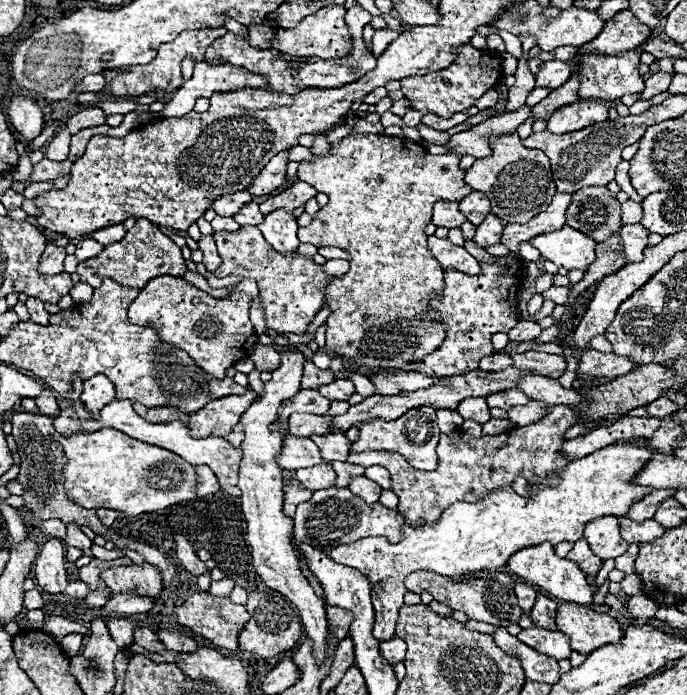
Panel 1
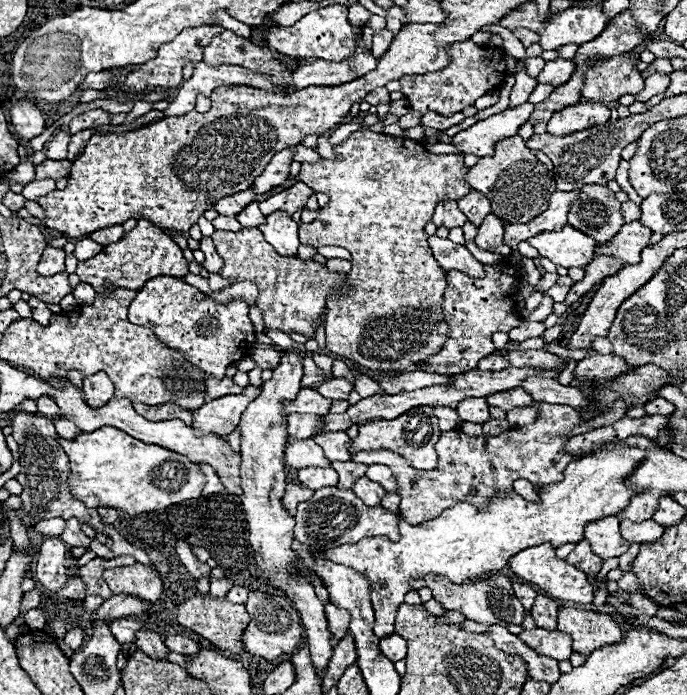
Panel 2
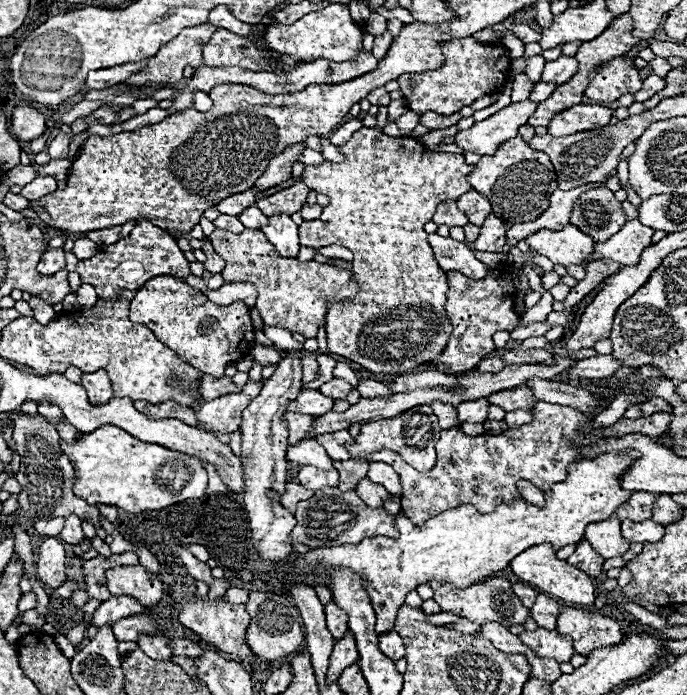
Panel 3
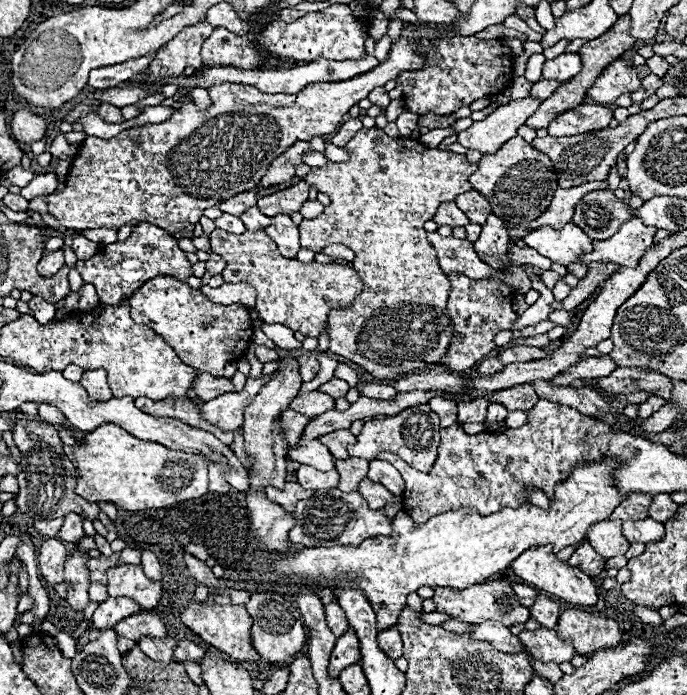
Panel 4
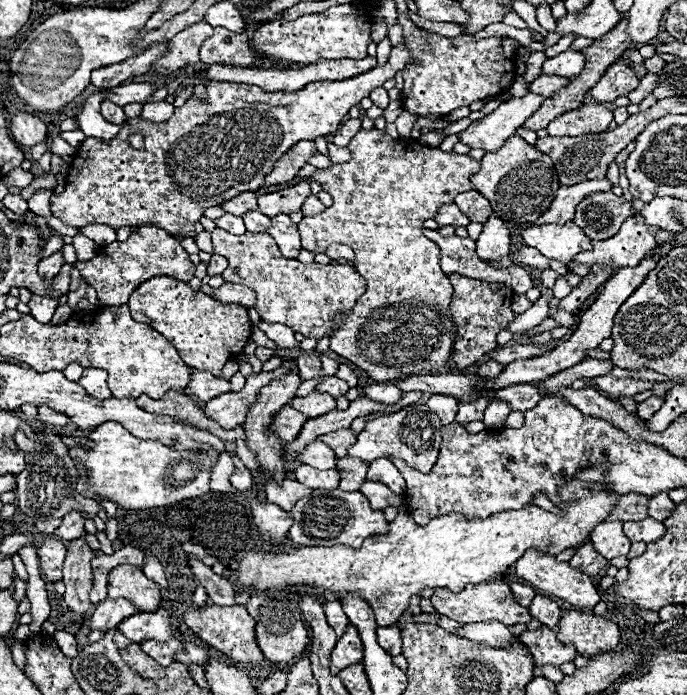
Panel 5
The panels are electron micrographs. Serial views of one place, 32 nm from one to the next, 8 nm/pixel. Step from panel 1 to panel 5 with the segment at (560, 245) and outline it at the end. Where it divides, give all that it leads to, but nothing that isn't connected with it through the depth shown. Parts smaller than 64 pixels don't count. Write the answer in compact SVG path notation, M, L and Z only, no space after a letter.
M566 222L566 224L562 224L562 226L558 226L558 224L540 224L540 226L526 224L526 226L520 230L520 236L522 236L522 240L524 240L526 246L536 248L536 250L540 250L540 254L544 254L546 258L550 258L550 260L560 260L562 264L570 264L576 254L586 252L586 250L592 248L590 238L588 238L574 222Z

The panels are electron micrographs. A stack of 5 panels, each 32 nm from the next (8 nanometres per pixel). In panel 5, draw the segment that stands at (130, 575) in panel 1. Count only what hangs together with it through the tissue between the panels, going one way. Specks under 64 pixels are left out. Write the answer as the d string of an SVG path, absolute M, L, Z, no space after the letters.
M118 566L108 572L108 596L132 600L132 604L136 604L140 612L156 612L160 606L160 586L154 580L148 580L142 568L136 566Z

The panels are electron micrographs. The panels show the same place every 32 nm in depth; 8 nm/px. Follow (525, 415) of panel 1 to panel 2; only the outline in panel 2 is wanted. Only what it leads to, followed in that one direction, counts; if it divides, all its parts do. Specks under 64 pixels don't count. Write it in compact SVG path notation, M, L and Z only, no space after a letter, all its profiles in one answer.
M534 402L534 404L528 406L528 408L514 408L514 410L506 412L506 420L508 420L508 424L510 424L512 428L530 424L530 422L536 418L536 406L538 406L538 404Z

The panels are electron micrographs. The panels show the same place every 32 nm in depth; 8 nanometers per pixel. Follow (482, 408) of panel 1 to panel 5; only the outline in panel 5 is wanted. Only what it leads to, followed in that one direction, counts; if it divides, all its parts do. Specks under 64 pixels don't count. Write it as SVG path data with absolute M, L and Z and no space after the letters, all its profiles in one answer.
M480 398L480 400L472 402L472 404L460 402L460 404L458 404L456 422L458 422L458 424L462 424L462 426L466 426L468 422L482 420L482 416L484 416L484 410L486 410L486 406L488 406L488 404L490 404L490 402L488 402L486 398Z

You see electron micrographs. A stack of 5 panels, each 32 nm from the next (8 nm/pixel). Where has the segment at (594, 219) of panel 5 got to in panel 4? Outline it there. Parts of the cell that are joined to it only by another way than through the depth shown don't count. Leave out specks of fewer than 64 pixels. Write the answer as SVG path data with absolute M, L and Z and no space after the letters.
M594 190L576 204L572 222L592 240L608 240L630 216L626 202L618 200L612 190Z

